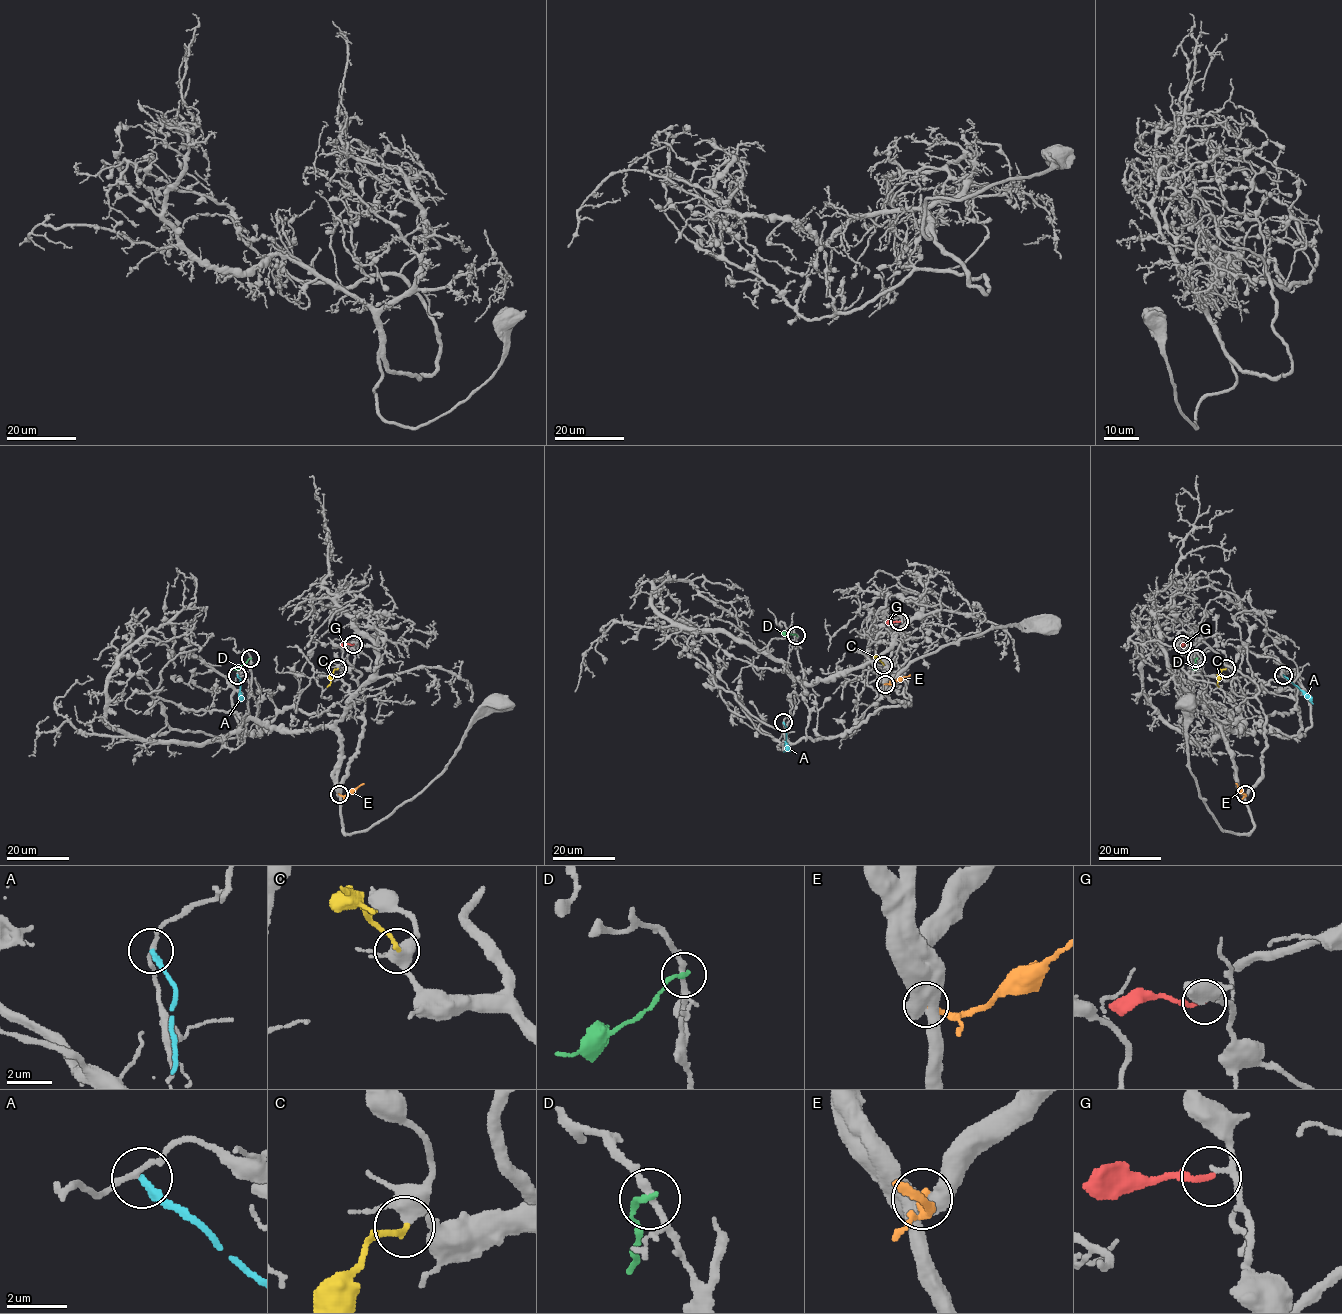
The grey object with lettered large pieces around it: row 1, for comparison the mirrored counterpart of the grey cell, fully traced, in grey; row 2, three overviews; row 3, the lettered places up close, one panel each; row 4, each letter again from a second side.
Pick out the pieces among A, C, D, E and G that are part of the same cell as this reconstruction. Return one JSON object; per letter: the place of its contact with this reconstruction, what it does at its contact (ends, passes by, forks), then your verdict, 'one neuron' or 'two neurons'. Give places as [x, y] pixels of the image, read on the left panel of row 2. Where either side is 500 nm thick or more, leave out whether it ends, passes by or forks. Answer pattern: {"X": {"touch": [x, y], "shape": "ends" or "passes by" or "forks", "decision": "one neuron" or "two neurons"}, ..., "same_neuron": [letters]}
{"A": {"touch": [237, 675], "shape": "ends", "decision": "two neurons"}, "C": {"touch": [337, 668], "shape": "ends", "decision": "one neuron"}, "D": {"touch": [250, 658], "shape": "ends", "decision": "two neurons"}, "E": {"touch": [339, 794], "decision": "two neurons"}, "G": {"touch": [353, 644], "shape": "ends", "decision": "two neurons"}, "same_neuron": ["C"]}

